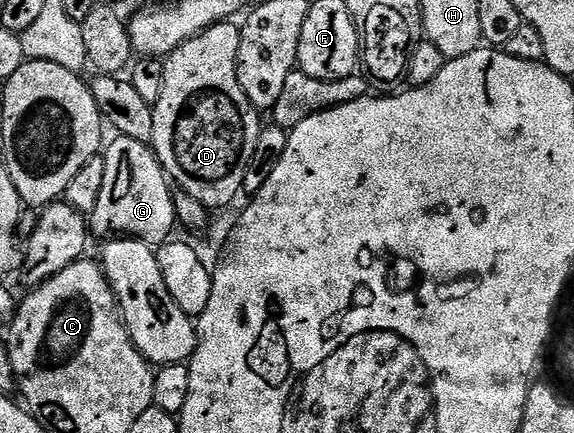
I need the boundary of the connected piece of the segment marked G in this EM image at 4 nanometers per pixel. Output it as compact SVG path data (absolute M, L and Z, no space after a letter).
M119 135L113 144L107 145L103 153L106 166L106 179L102 181L102 195L98 198L98 206L90 213L90 228L103 238L131 238L143 244L159 246L173 235L178 228L176 219L174 188L170 177L160 165L160 159L148 144L135 141L134 138Z

